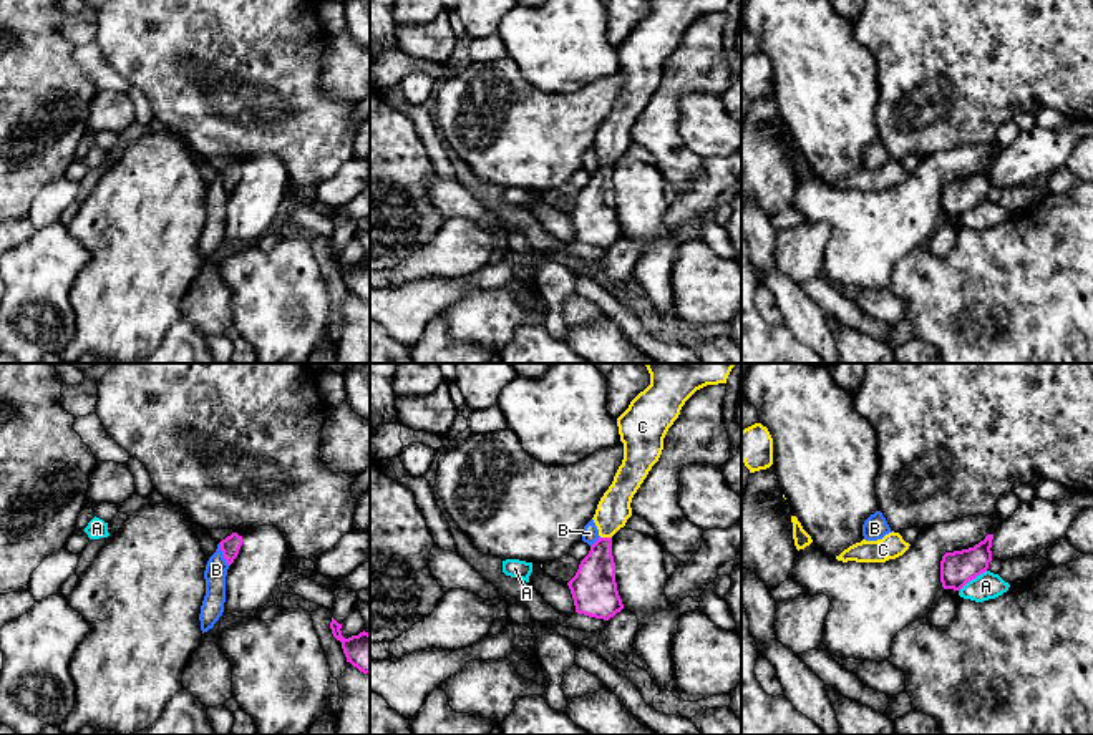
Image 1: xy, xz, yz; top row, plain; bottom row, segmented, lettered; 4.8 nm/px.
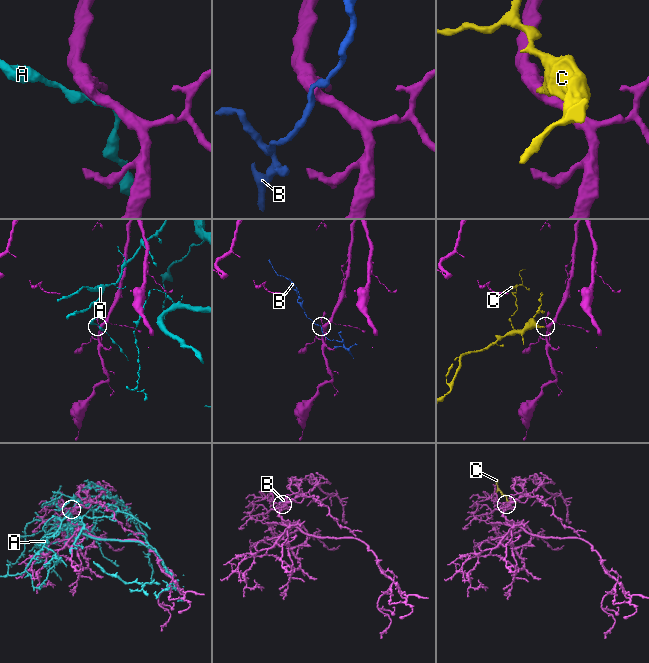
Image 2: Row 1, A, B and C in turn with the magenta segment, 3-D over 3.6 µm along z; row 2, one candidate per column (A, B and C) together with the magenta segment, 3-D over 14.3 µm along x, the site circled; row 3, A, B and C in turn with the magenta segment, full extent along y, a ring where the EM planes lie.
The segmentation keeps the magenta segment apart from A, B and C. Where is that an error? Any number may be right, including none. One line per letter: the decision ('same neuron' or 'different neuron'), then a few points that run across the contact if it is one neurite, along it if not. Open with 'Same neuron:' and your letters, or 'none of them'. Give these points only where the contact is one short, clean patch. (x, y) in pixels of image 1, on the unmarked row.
Same neuron: C
A: different neuron; line yz (986, 198), (972, 206), (959, 221)
B: different neuron; line xy (218, 173), (229, 193)
C: same neuron; line xz (592, 216), (606, 166), (612, 140)

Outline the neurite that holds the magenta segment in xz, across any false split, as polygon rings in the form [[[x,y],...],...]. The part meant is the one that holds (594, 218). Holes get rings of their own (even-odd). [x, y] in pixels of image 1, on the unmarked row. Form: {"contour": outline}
{"contour": [[[730,0],[649,2],[650,13],[617,46],[624,88],[592,146],[600,166],[567,211],[576,241],[604,249],[624,237],[615,211],[612,164],[632,144],[632,126],[658,90],[663,66],[685,30],[707,13],[726,12],[730,3]]]}

